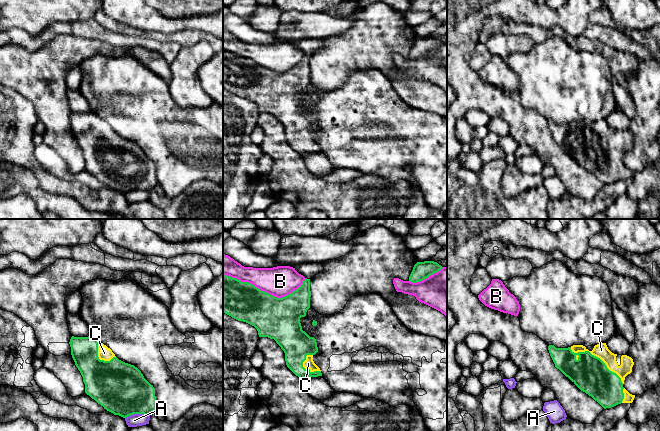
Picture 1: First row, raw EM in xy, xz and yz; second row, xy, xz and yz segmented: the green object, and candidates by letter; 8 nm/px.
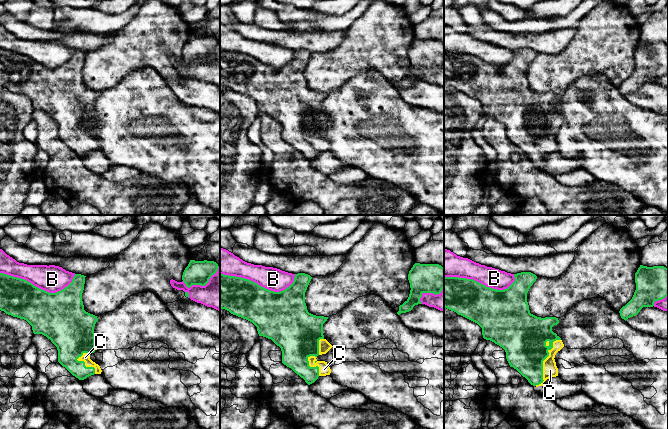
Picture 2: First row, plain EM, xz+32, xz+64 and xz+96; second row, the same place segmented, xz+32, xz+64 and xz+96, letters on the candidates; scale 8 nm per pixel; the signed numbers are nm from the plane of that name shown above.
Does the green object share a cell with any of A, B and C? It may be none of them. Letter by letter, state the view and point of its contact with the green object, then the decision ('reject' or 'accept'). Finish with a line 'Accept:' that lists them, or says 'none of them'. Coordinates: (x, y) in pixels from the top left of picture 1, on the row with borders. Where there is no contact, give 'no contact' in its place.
A: xy (136, 413) | reject
B: xz (265, 292) | reject
C: yz (597, 357) | accept
Accept: C

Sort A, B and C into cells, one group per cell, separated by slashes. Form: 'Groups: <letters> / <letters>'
Groups: A / B / C

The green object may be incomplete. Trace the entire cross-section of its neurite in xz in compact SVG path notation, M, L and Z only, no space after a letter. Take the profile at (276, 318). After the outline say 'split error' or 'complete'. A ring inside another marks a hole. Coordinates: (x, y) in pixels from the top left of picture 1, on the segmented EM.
M223 274L223 312L254 326L259 337L274 339L285 353L287 367L300 379L322 376L320 368L313 361L313 356L318 352L316 339L303 331L300 323L300 318L305 317L310 308L310 297L310 279L307 278L297 290L277 298L251 283Z; split error

